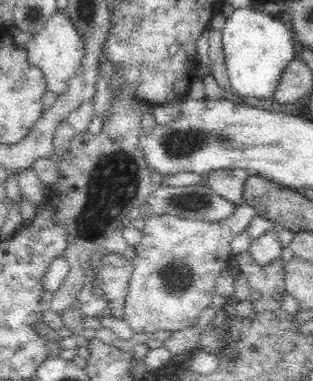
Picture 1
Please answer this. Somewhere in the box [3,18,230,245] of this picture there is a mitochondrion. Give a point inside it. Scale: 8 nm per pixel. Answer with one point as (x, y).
(113, 185)

